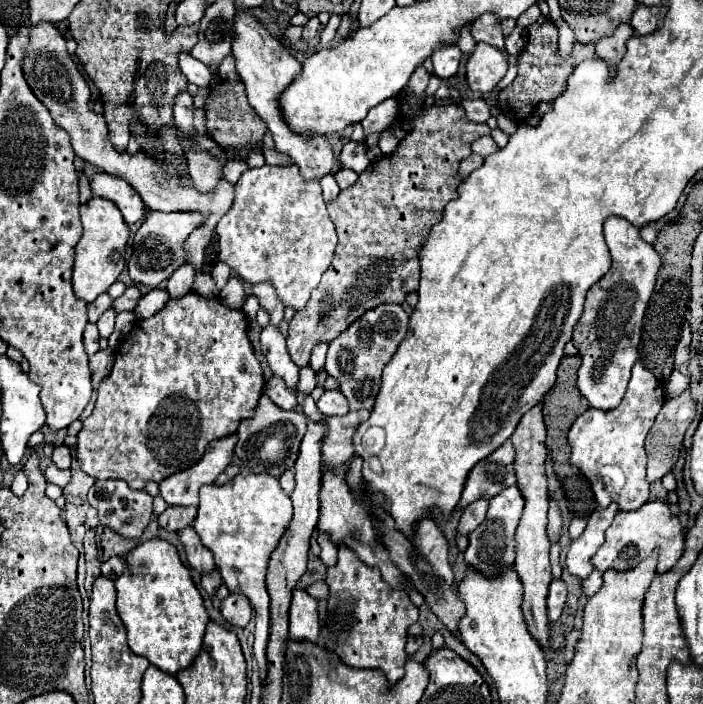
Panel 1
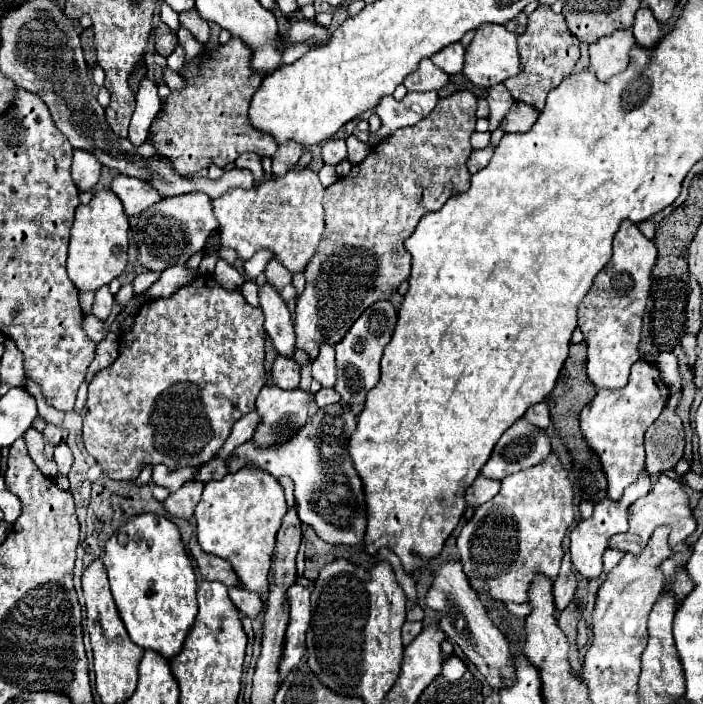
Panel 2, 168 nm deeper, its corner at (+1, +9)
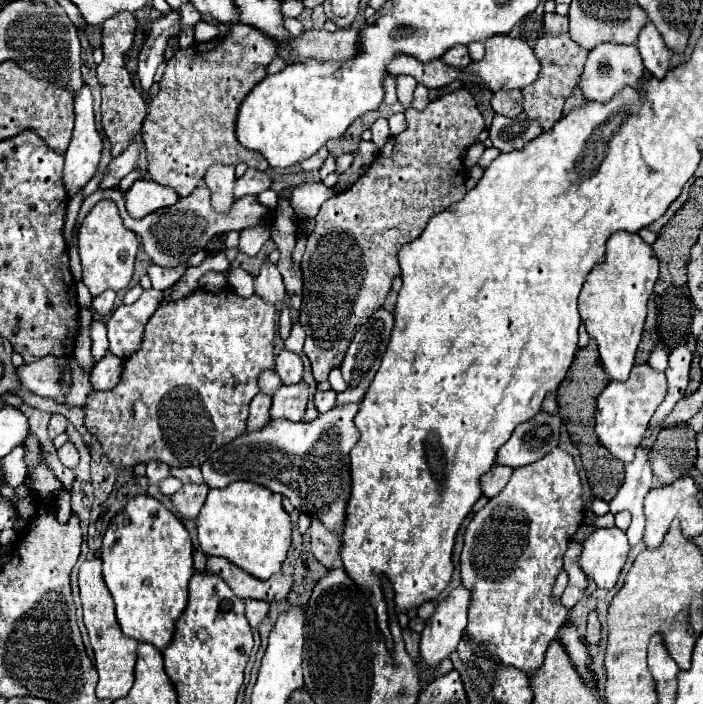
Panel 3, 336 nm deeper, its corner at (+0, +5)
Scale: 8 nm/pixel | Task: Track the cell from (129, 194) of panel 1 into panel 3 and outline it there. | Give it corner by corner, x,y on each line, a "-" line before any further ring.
136,180
136,184
124,192
124,200
132,218
144,218
158,208
172,206
178,200
178,194
172,188
164,188
152,180

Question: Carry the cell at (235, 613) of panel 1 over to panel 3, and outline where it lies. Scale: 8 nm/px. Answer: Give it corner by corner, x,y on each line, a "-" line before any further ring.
246,600
246,618
250,622
250,626
258,626
266,614
268,614
268,602
262,602
262,600

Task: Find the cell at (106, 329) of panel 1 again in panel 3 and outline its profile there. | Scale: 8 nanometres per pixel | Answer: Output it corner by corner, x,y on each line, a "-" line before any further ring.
106,290
104,294
96,296
94,302
92,302
92,310
98,314
98,316
106,316
114,310
114,290

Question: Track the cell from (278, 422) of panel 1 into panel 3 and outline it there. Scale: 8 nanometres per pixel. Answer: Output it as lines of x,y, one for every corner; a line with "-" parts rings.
306,382
282,386
278,394
272,398
270,418
272,420
292,420
292,422
302,420
308,398
310,398
310,392
308,392

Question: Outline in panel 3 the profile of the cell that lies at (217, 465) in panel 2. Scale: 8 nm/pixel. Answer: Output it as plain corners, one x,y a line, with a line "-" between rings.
188,466
188,468
172,468
172,476
178,478
180,482
184,482
184,484
202,484
204,482
200,468
194,468
194,466

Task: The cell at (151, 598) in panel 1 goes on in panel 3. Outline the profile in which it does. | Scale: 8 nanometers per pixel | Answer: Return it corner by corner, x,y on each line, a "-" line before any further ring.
136,496
110,522
100,548
104,582
116,604
122,632
158,650
172,644
176,620
186,610
188,584
194,576
192,542
184,524
156,498

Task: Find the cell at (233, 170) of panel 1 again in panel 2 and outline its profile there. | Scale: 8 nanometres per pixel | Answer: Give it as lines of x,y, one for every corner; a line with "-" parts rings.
241,154
241,156
235,160
235,166
237,166
237,168
247,168
247,170
251,170
256,185
258,185
263,178
263,166
261,166
261,158
259,158
257,154

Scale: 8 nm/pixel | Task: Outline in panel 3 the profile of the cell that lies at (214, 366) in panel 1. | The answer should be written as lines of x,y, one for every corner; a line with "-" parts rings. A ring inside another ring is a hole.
198,288
198,290
194,290
190,296
180,298
180,300
176,300
176,302
164,300
164,302
158,306
158,310
152,314
152,318
148,320
148,324
146,324
146,328
144,328
144,340
142,340
144,346
142,346
138,352
134,352
130,358
126,358
126,362
124,362
124,372
122,372
120,382
118,382
112,390
106,390
106,392
102,392
102,390
92,390
92,394
88,396
88,402
86,402
86,406
82,408
82,410
84,410
84,426
88,428
88,432
94,430
92,438
94,438
96,442
100,442
104,454
110,458
110,462
112,462
116,468
132,468
132,466
136,466
136,464
140,464
140,462
150,462
150,460
160,460
160,462
164,462
164,464
168,464
168,466
172,466
172,468
180,468
180,466
188,466
188,464
190,464
190,466
202,466
204,460
208,460
208,456
220,448
220,444
226,444
226,442
230,442
232,438
238,438
240,434
244,434
250,400
258,394
258,386
256,386
258,374
260,374
264,368
274,368
274,344
272,344
272,340
274,340
274,326
276,326
276,308
274,308
272,304
266,304
266,302
264,302
262,298
258,298
256,294
250,296
250,298
240,298
240,296
234,294
232,288
222,288
222,290
218,290
218,292
208,292
208,290
204,290
204,288
-
138,400
146,402
146,406
148,406
148,420
146,420
146,422
142,424
142,428
136,432
138,422
134,420
134,410
132,410
132,408
134,408
134,402
138,402
-
190,416
208,416
208,426
198,428
198,422
196,422
196,428
194,428
194,426
188,426
190,422
184,422
184,418
190,418

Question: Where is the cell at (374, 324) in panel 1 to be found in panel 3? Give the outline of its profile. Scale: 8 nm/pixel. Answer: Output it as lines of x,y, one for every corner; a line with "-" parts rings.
384,308
376,310
376,312
368,318
368,322
358,328
356,336
352,338
352,342
350,342
350,346
348,346
348,350
346,350
344,362
342,362
342,366
340,366
342,376
344,376
346,384
348,384
348,388
338,394
338,404
350,404
350,402
356,402
356,404
358,404
358,402
362,402
364,392
370,388
370,382
372,382
374,374
378,372
380,360
382,360
382,356
384,356
384,352
386,352
386,346
388,346
388,342
390,342
392,328
394,328
394,316
392,316
388,310
384,310

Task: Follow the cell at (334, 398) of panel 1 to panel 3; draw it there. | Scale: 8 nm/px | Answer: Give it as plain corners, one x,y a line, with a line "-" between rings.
328,390
328,392
316,392
314,394
314,404
316,404
316,408
320,410
320,412
326,412
326,410
330,410
330,408
334,408
334,404
336,404
336,392
334,390

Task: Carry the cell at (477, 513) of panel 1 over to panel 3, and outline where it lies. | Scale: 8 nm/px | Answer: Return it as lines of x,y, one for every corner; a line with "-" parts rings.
494,464
492,470
486,472
486,474
480,478
480,482
482,482
482,494
488,496
488,498
500,494
500,492
504,490
504,486
508,484
510,474
512,474
512,468
508,468
508,466
496,466
496,464

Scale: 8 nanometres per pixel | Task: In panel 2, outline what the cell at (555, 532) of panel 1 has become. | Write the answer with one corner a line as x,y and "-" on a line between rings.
549,454
543,462
527,470
509,474
499,494
477,506
473,518
457,536
457,550
469,586
493,600
527,602
537,574
549,580
557,578
563,558
561,540
573,520
571,480
555,454

